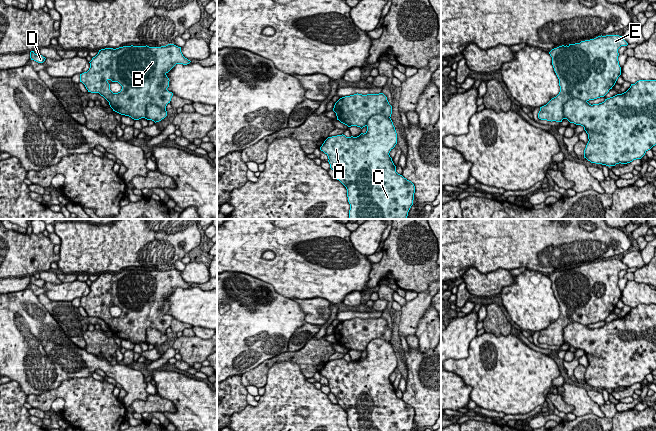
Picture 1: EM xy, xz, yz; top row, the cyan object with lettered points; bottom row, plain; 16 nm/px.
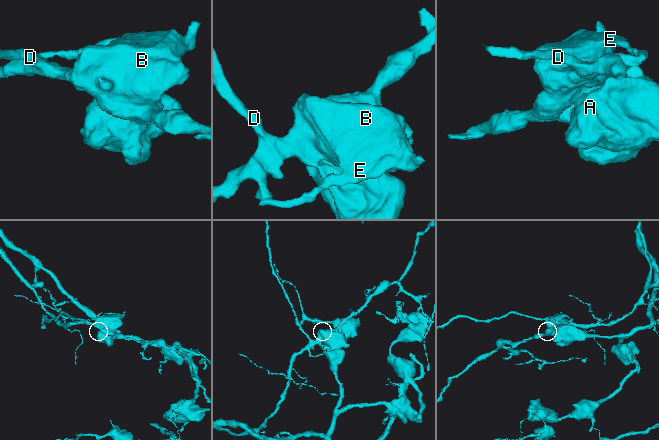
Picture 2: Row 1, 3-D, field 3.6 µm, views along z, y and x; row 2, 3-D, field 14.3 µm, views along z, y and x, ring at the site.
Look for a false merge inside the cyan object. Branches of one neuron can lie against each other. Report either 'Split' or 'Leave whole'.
Leave whole

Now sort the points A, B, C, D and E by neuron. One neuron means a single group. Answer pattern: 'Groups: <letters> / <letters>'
Groups: A B C D E

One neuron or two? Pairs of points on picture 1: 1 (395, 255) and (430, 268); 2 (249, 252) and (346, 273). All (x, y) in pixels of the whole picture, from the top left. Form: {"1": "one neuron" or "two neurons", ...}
{"1": "one neuron", "2": "one neuron"}

